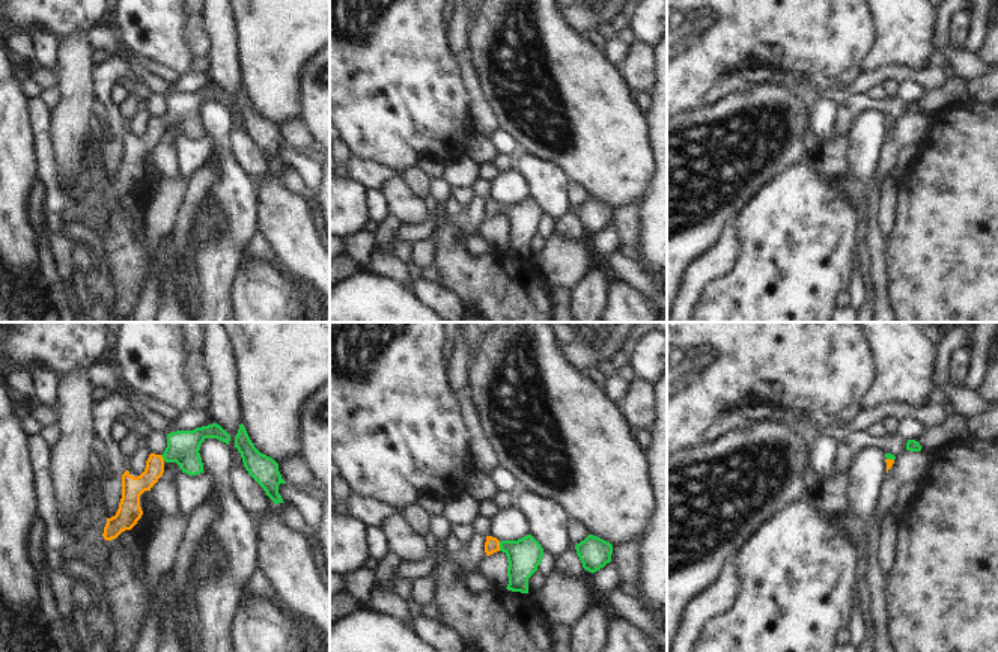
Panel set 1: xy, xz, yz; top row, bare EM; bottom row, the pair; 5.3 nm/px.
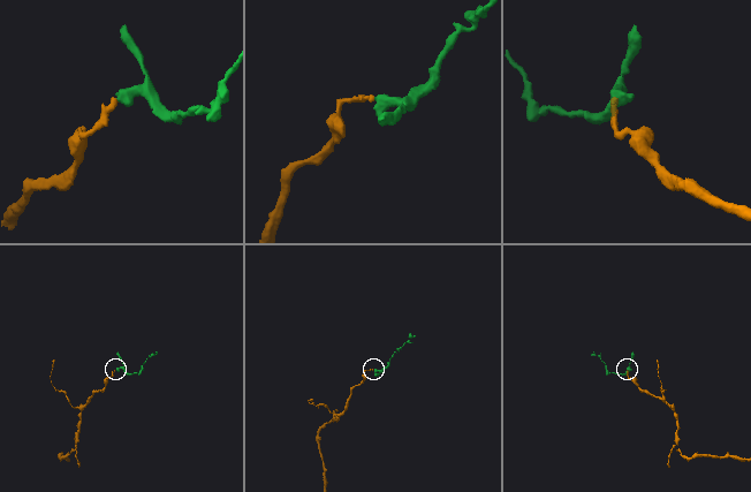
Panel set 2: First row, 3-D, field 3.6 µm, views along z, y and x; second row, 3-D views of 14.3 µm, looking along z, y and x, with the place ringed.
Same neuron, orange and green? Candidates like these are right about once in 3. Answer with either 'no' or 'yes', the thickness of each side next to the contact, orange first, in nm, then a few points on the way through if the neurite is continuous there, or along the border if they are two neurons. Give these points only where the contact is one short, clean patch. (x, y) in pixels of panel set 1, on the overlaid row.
yes; calibres 80 and 180 nm; way xz (492, 544), (498, 547), (511, 547), (524, 556)

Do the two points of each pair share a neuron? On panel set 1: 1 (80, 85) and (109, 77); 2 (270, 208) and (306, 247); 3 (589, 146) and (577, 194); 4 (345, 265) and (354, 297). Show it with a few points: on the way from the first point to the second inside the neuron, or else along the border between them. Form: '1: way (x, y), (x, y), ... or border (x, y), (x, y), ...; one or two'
1: border (95, 65), (91, 91), (97, 107), (88, 116); two
2: way (279, 217), (297, 238); one
3: border (571, 181), (581, 185), (589, 196); two
4: border (362, 268), (345, 279); two

